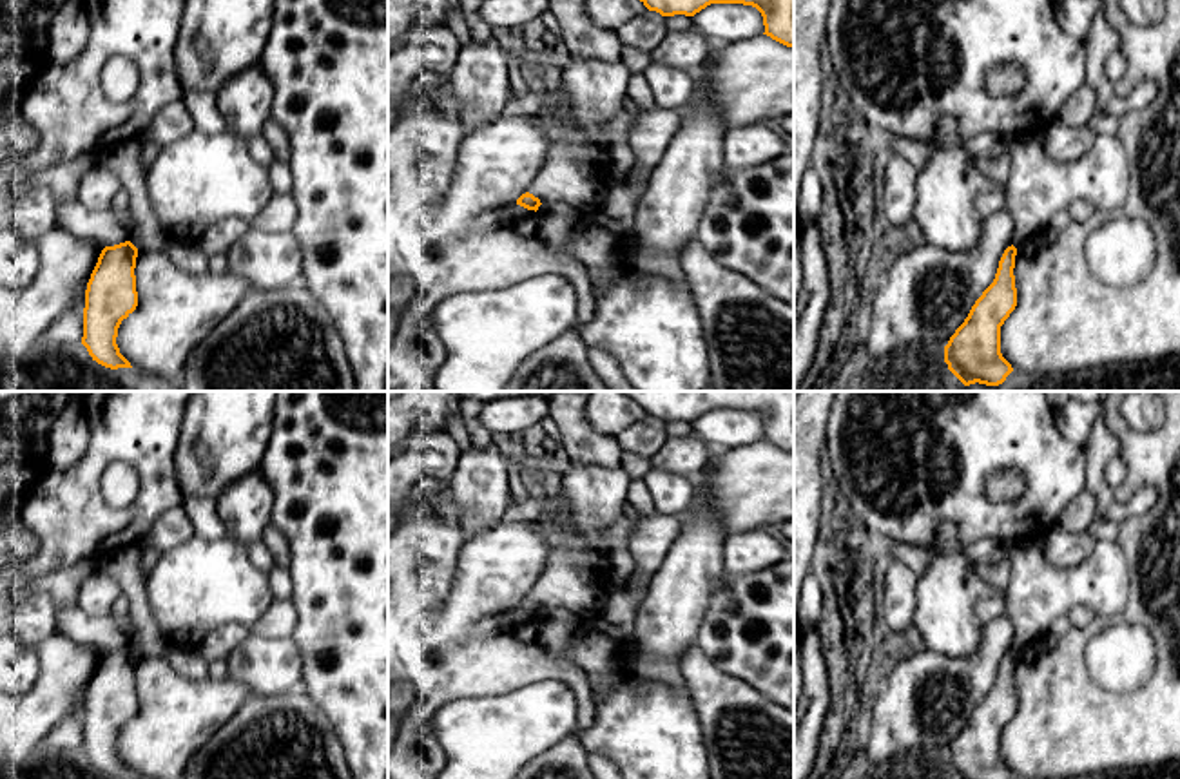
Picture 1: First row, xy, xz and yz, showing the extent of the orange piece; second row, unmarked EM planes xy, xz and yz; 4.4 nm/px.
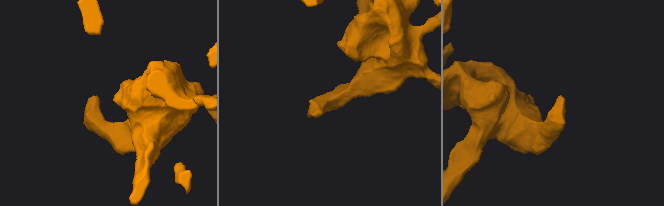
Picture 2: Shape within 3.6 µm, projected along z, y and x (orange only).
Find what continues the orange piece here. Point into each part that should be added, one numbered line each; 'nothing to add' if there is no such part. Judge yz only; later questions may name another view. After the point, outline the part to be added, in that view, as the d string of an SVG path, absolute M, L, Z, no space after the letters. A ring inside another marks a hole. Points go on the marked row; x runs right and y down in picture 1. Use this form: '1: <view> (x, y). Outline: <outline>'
nothing to add

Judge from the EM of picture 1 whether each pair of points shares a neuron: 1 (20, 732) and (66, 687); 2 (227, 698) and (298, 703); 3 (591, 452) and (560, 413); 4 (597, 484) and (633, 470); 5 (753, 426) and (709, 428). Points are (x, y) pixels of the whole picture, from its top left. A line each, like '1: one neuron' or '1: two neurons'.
1: one neuron
2: two neurons
3: one neuron
4: two neurons
5: one neuron

